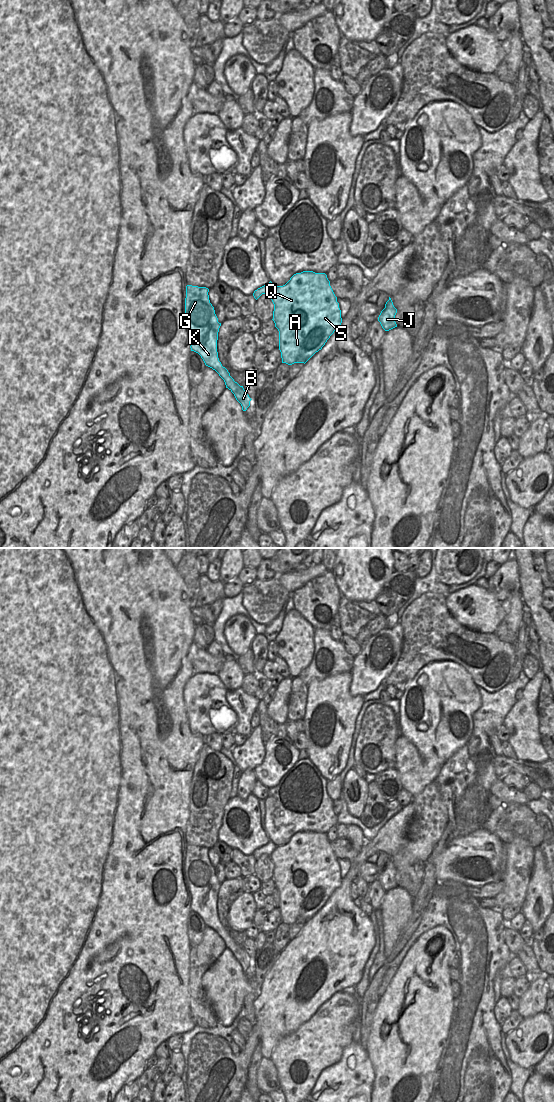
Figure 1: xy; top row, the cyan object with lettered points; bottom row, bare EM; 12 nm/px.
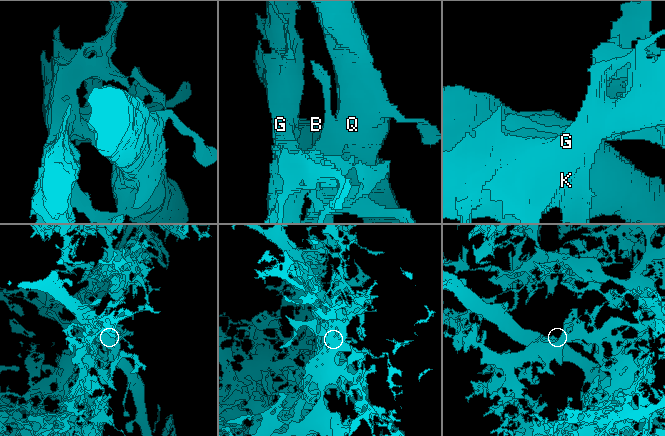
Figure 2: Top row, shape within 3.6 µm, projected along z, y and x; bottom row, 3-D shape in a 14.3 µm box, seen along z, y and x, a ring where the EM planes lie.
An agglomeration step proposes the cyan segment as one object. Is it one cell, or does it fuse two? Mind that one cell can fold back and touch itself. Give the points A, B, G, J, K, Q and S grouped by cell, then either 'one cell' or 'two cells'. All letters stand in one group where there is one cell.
A J Q S / B G K | two cells

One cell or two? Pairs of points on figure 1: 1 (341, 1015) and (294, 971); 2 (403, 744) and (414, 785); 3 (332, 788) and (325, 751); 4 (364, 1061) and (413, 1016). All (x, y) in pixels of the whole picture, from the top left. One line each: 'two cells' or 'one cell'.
1: two cells
2: one cell
3: two cells
4: two cells

